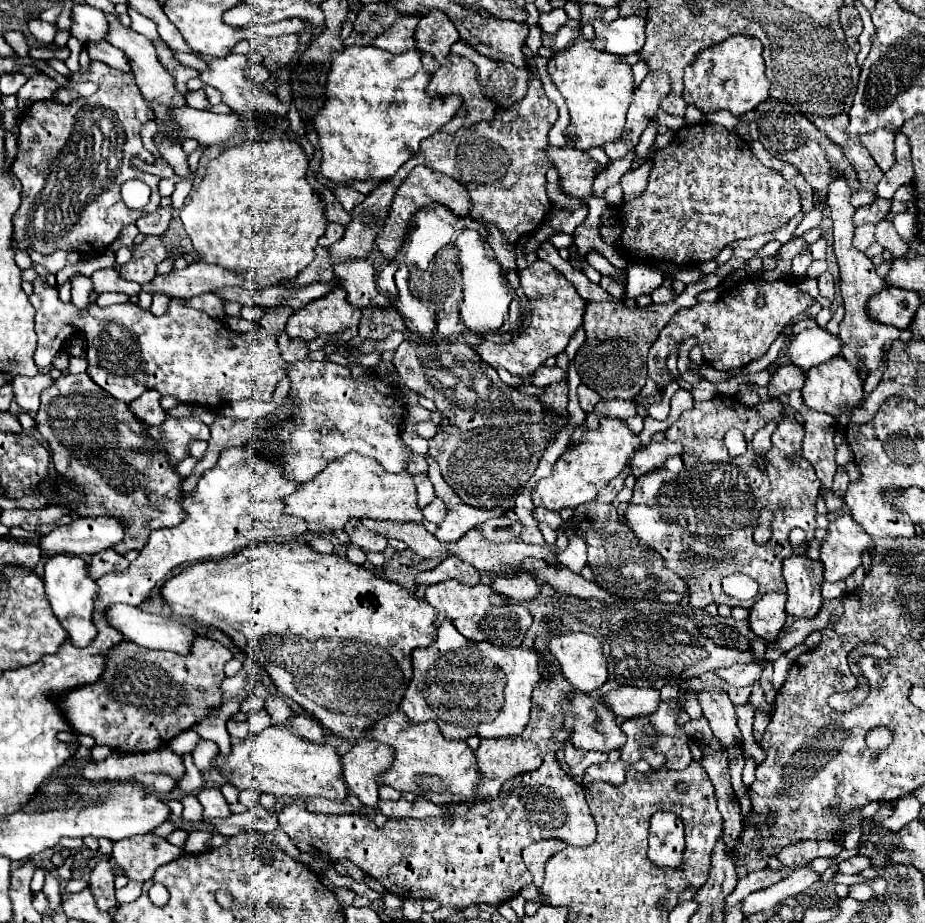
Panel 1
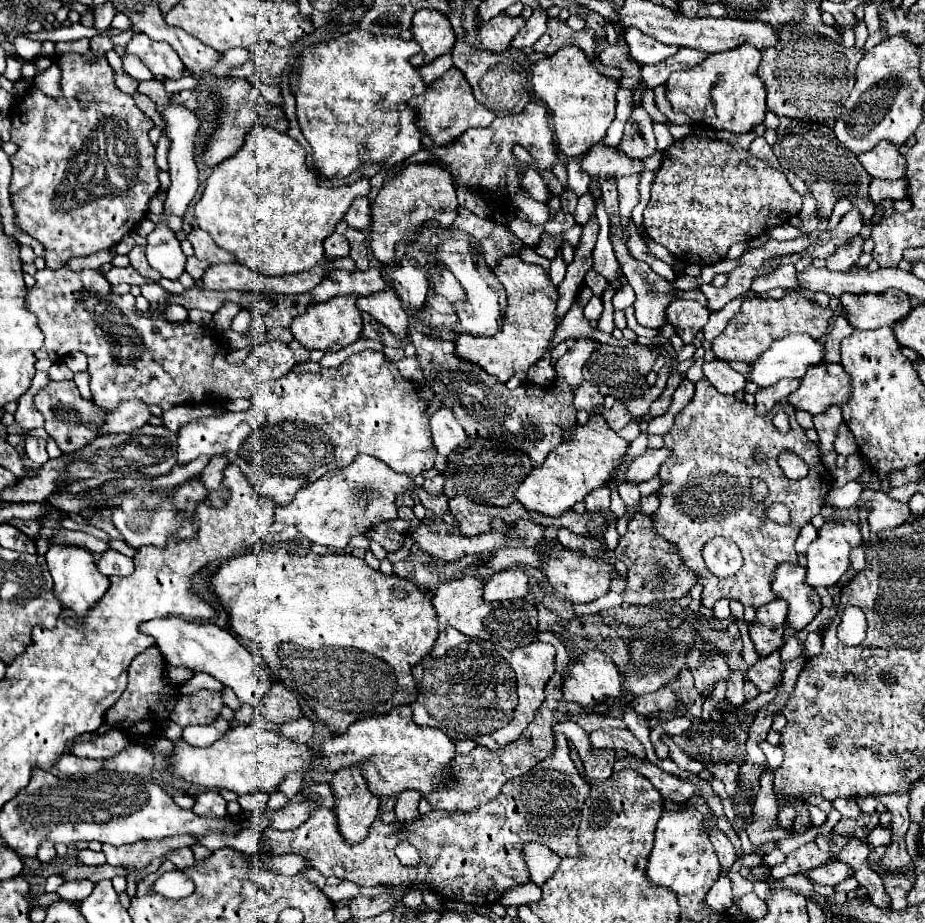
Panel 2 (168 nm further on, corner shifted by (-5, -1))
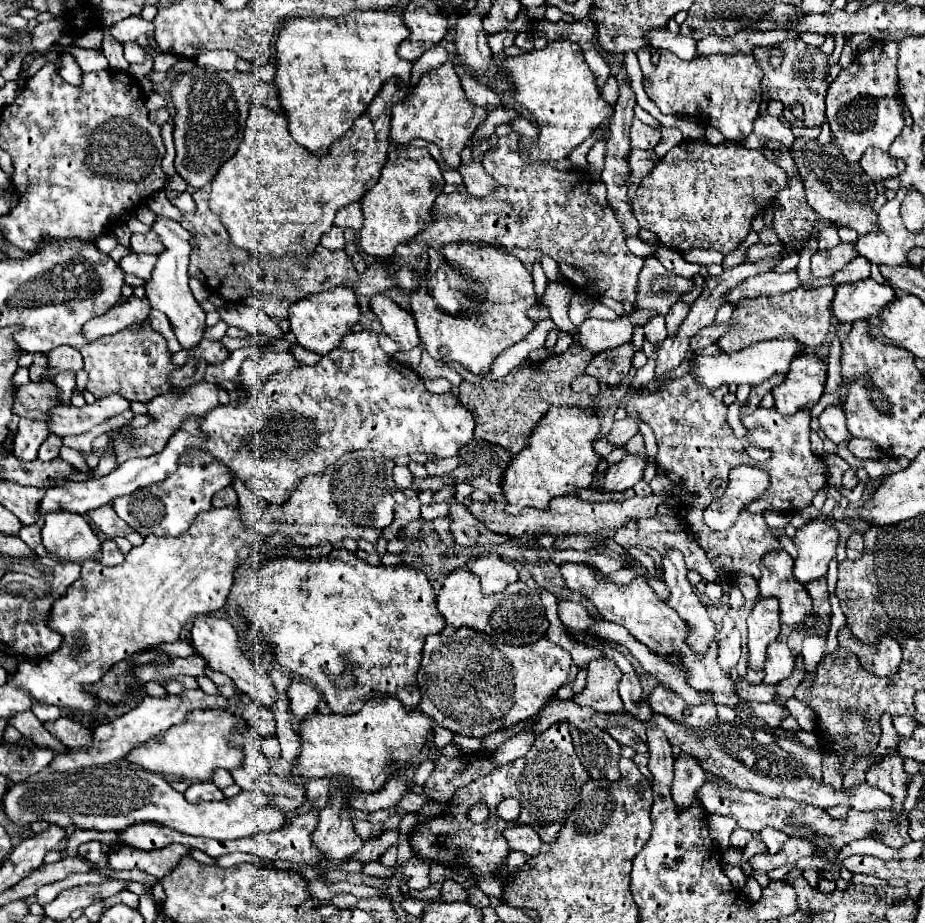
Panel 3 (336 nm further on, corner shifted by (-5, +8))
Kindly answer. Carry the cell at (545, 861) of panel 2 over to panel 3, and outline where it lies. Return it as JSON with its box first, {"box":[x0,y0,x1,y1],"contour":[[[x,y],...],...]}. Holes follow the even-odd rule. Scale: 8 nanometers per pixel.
{"box":[504,825,542,859],"contour":[[[514,825],[504,831],[504,837],[514,851],[522,851],[528,859],[538,855],[538,849],[542,847],[542,839],[538,833],[528,825]]]}

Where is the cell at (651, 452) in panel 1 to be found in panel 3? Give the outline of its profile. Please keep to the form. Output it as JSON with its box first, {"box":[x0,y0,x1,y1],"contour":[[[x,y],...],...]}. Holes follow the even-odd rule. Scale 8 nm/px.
{"box":[602,453,648,491],"contour":[[[628,453],[620,463],[606,469],[606,479],[604,479],[602,487],[608,489],[608,491],[626,491],[626,489],[630,489],[634,483],[638,483],[642,479],[646,463],[648,461],[644,457]]]}

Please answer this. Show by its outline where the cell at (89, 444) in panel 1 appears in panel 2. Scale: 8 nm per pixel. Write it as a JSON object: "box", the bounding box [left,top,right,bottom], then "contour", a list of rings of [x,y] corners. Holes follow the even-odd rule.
{"box":[34,380,106,454],"contour":[[[62,380],[62,382],[48,382],[36,396],[34,396],[34,406],[38,412],[42,412],[44,420],[46,420],[46,432],[56,440],[56,444],[60,446],[60,450],[64,454],[70,454],[78,448],[82,448],[84,444],[88,444],[90,440],[94,440],[94,430],[88,426],[100,426],[102,418],[106,416],[106,412],[98,406],[94,406],[92,402],[84,400],[76,388],[76,384],[72,380]]]}

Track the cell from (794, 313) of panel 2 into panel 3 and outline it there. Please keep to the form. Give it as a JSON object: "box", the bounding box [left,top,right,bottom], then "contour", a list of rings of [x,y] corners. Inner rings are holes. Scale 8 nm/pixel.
{"box":[718,285,834,353],"contour":[[[824,285],[816,289],[798,287],[790,293],[782,293],[774,297],[742,299],[730,317],[730,323],[732,323],[730,331],[718,339],[718,345],[722,347],[724,353],[734,353],[756,341],[766,341],[774,337],[792,337],[804,343],[806,347],[816,347],[824,343],[828,337],[828,327],[832,317],[832,311],[830,311],[832,297],[834,297],[834,287]]]}

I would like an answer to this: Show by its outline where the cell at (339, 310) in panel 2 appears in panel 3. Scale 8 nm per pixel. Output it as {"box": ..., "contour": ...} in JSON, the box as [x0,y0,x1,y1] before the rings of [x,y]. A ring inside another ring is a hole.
{"box":[288,287,362,355],"contour":[[[334,287],[334,289],[326,291],[326,293],[308,295],[308,297],[300,299],[298,303],[290,305],[288,321],[290,321],[292,333],[296,335],[296,341],[304,349],[326,355],[326,353],[330,353],[332,349],[338,347],[338,341],[342,341],[342,337],[346,333],[352,331],[352,327],[360,319],[360,313],[362,311],[360,311],[356,293],[352,293],[352,289],[348,289],[348,287]]]}

